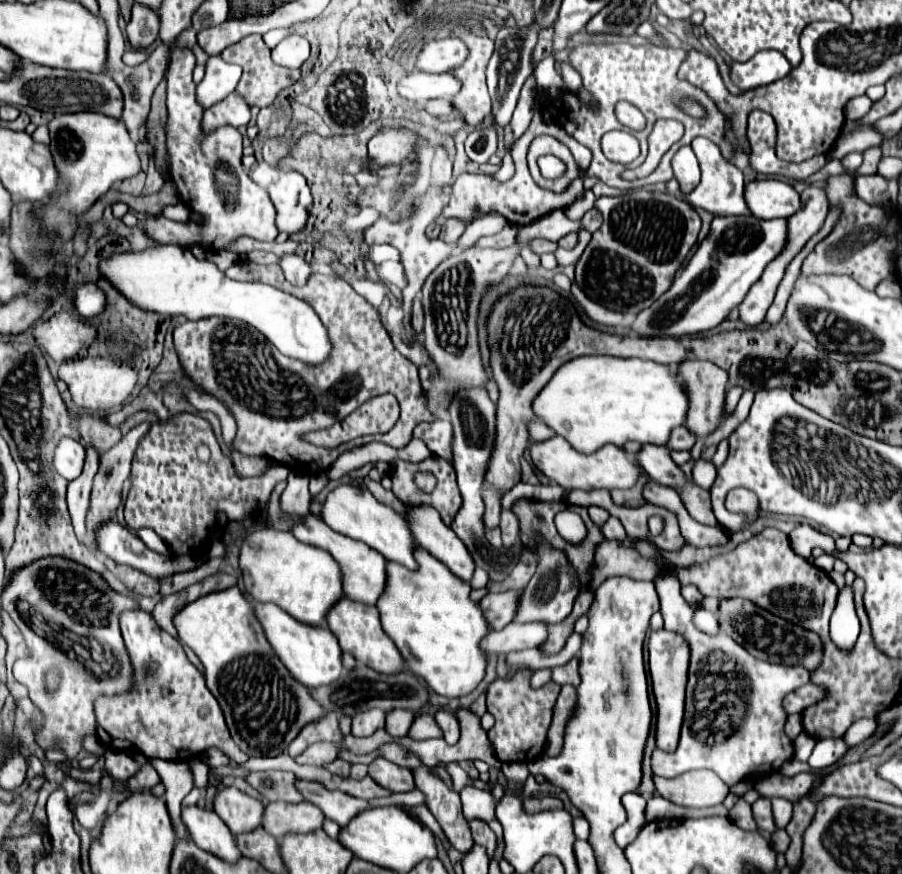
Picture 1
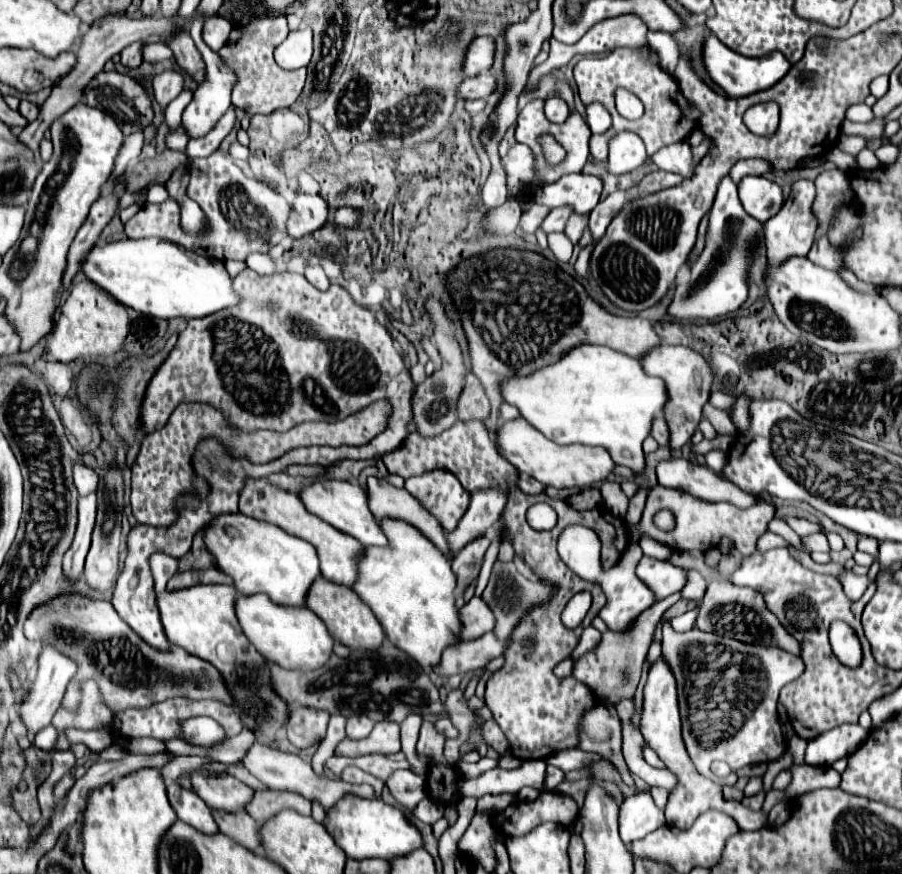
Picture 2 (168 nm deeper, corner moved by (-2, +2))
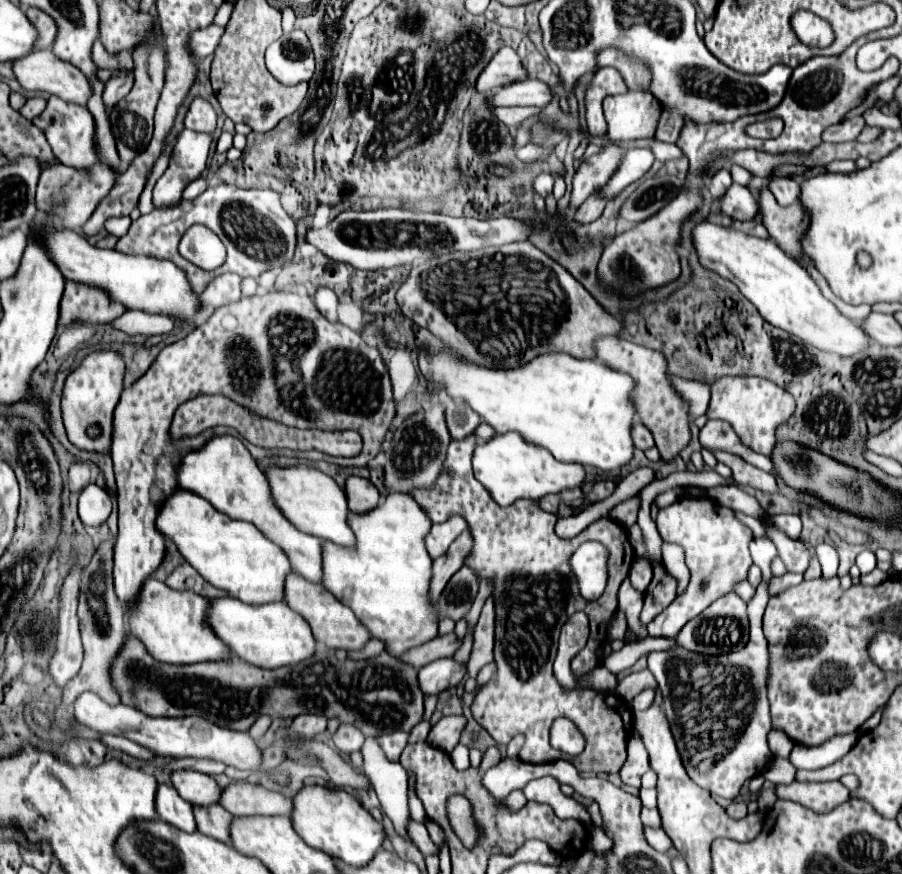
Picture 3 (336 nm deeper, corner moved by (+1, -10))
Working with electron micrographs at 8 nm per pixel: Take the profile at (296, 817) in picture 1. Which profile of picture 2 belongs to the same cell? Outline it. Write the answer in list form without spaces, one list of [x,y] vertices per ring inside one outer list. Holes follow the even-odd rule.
[[[255,790],[255,796],[245,806],[249,816],[253,816],[259,824],[285,808],[293,808],[303,816],[311,814],[311,802],[301,794],[287,790]]]

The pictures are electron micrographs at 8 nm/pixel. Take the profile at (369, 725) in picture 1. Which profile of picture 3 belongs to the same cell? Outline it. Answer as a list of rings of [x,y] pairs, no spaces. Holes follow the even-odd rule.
[[[340,724],[340,728],[336,730],[334,734],[334,744],[338,750],[346,752],[346,754],[352,754],[356,750],[362,748],[364,744],[364,734],[358,730],[358,728],[352,728],[350,724]]]

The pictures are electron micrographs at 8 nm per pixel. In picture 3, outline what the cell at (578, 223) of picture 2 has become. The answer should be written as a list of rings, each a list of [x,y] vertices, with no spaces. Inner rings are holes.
[[[592,194],[592,196],[578,208],[578,212],[574,214],[574,222],[576,222],[576,224],[590,224],[590,222],[594,222],[596,218],[600,218],[604,206],[606,206],[606,200],[596,198],[596,196]]]

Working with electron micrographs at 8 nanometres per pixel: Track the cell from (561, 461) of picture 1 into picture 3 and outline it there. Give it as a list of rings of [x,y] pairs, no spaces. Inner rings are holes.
[[[518,432],[498,434],[486,444],[476,446],[472,466],[474,476],[488,488],[488,492],[500,506],[508,506],[518,498],[536,500],[546,494],[558,494],[562,490],[582,488],[586,482],[586,470],[582,464],[558,462],[548,450],[526,444]]]

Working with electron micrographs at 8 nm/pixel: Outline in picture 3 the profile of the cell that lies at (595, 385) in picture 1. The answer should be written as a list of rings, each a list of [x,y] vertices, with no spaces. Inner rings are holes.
[[[444,350],[438,356],[428,356],[422,352],[418,360],[422,374],[428,378],[430,390],[438,384],[446,388],[452,398],[468,402],[470,408],[478,412],[482,420],[490,424],[498,434],[512,430],[520,432],[526,442],[546,448],[560,462],[578,462],[604,472],[622,468],[634,458],[632,426],[636,420],[636,404],[632,400],[632,390],[636,390],[636,384],[628,374],[616,372],[598,360],[580,360],[554,352],[538,356],[530,364],[514,370],[486,370],[456,358],[454,354],[450,354],[450,350]]]

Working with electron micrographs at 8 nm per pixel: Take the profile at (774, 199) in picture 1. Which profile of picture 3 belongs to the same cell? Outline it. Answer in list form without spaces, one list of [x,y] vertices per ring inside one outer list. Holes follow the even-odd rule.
[[[732,184],[726,196],[720,200],[720,210],[734,220],[750,222],[758,216],[760,206],[758,206],[758,198],[746,186]]]

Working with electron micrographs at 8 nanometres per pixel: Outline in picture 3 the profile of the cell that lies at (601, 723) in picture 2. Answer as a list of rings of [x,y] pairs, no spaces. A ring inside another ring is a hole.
[[[642,806],[642,822],[646,824],[646,826],[660,826],[660,814],[658,814],[658,810],[656,808],[646,808],[646,806]]]

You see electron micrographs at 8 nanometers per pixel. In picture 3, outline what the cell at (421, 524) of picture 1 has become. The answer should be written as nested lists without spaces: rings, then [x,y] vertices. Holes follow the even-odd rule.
[[[350,476],[346,480],[346,496],[348,496],[348,508],[354,514],[366,514],[378,506],[378,490],[370,480]]]

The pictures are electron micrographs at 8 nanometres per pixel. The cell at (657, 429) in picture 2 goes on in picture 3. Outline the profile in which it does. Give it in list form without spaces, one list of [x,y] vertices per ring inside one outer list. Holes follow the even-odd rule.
[[[636,422],[634,428],[632,428],[632,440],[634,440],[634,446],[640,448],[640,450],[648,450],[648,448],[654,446],[652,432],[644,424],[640,424],[640,422]]]

